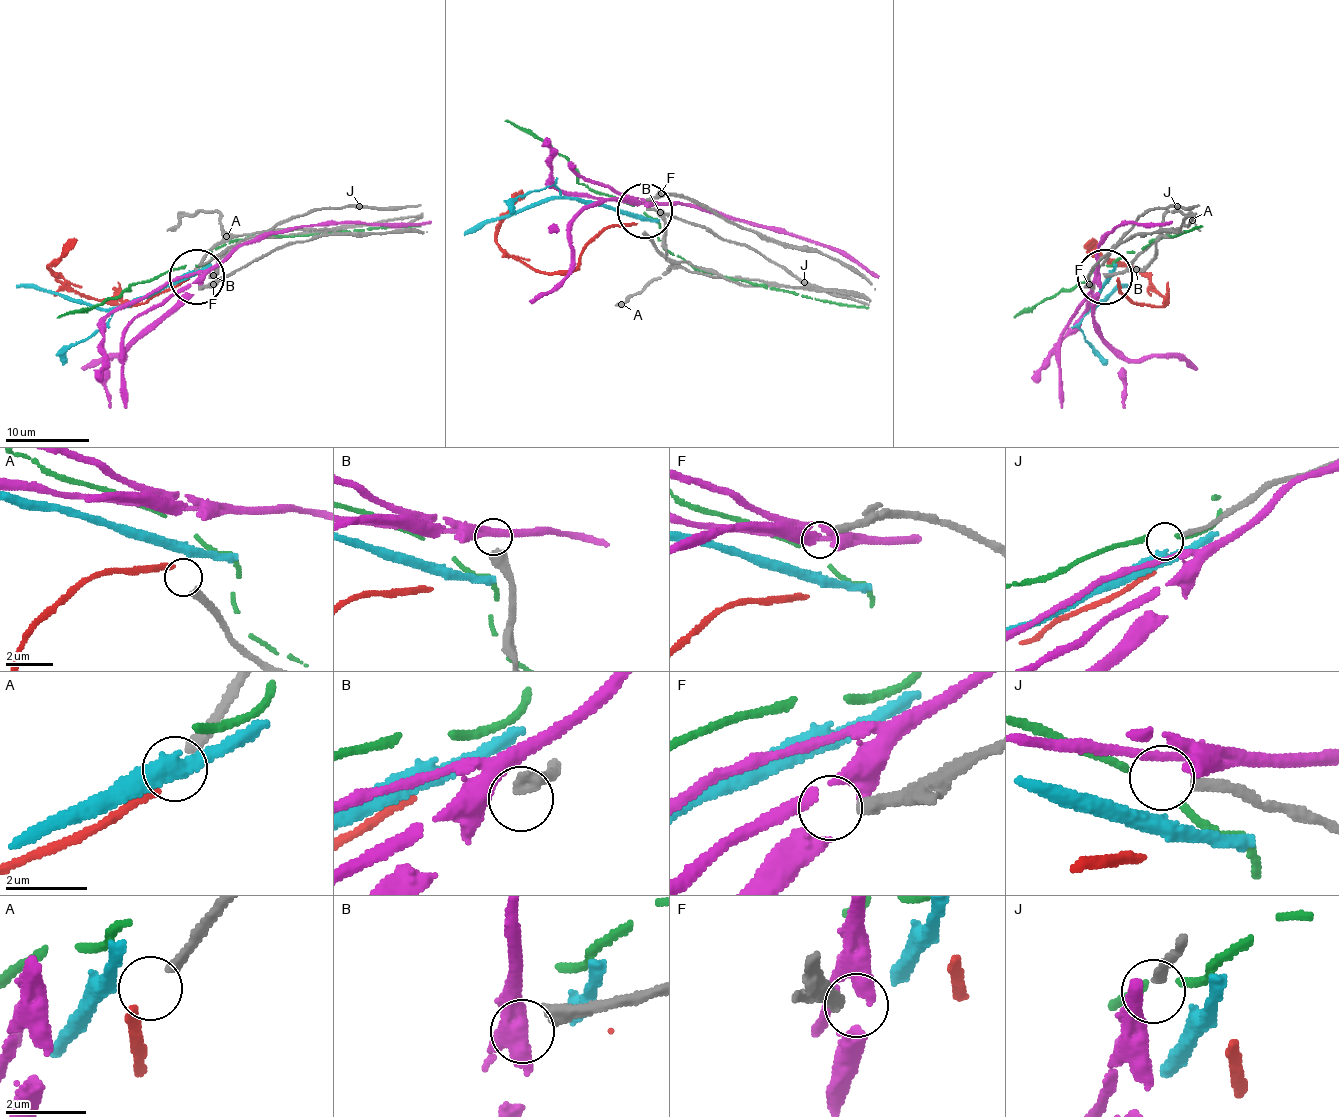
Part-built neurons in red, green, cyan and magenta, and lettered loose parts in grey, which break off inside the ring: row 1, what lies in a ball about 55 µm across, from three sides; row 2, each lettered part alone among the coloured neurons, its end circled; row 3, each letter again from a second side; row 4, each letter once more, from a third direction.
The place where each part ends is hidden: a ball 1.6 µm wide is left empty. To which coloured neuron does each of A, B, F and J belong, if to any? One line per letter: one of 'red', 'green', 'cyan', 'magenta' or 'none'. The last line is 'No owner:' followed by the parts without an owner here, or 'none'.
A: none
B: none
F: none
J: none
No owner: A, B, F, J

